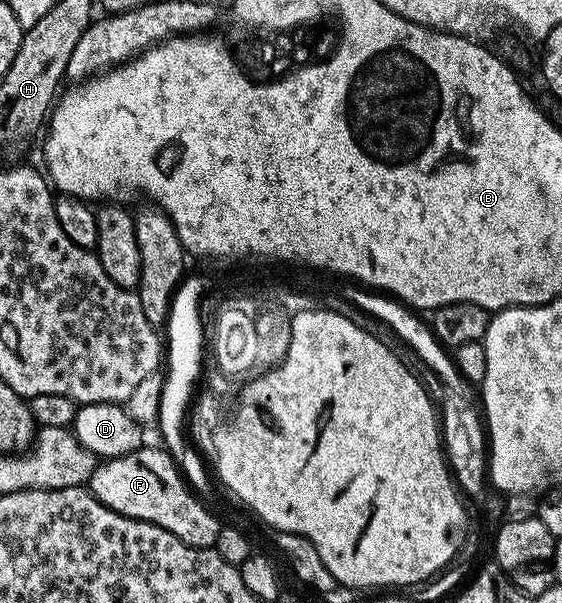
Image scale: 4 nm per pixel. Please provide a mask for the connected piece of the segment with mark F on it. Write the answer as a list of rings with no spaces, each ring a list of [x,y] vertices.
[[[143,445],[139,450],[123,457],[98,462],[95,473],[89,478],[87,490],[100,503],[115,509],[121,515],[159,525],[175,533],[175,537],[179,537],[179,541],[187,545],[213,547],[221,532],[222,520],[217,520],[197,500],[200,498],[187,486],[168,451],[157,447]]]

